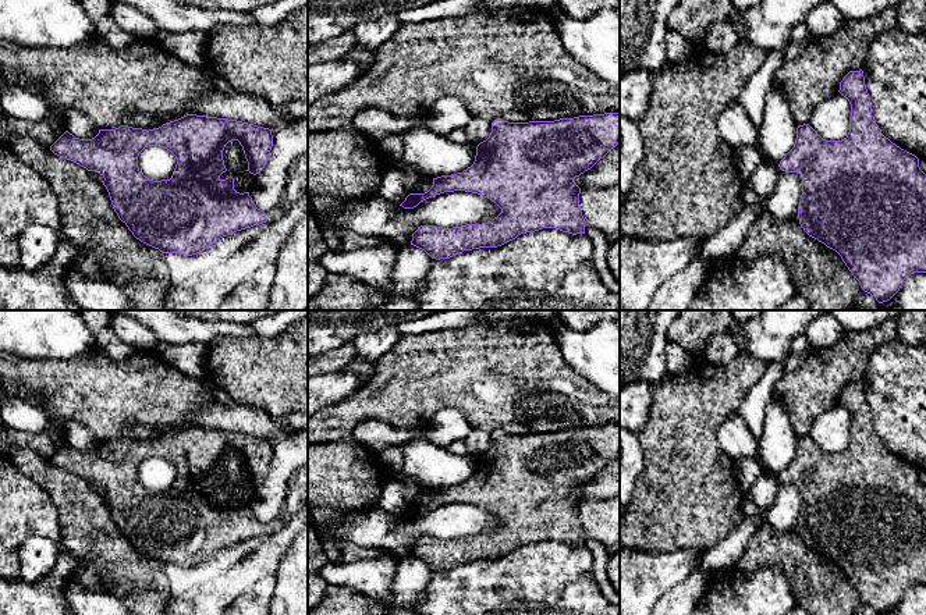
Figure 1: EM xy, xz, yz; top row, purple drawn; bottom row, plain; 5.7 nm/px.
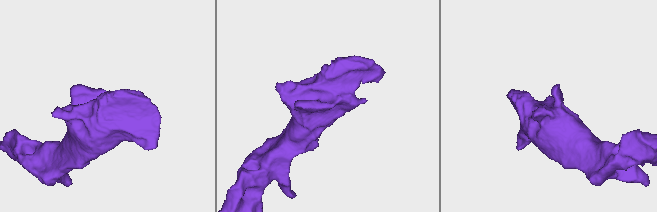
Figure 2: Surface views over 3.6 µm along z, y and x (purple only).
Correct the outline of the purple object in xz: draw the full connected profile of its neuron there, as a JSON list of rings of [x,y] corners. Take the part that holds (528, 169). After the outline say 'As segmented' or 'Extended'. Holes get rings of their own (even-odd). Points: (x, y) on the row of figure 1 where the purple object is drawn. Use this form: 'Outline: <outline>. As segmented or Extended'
Outline: [[[620,113],[579,115],[554,121],[508,122],[496,120],[492,122],[489,138],[476,146],[475,161],[471,167],[462,173],[433,178],[433,185],[427,192],[409,193],[400,206],[414,209],[432,196],[444,192],[465,191],[490,199],[501,209],[501,213],[492,221],[482,224],[466,224],[453,228],[421,225],[412,234],[411,245],[425,250],[432,259],[440,260],[450,259],[464,250],[497,248],[521,234],[535,232],[542,228],[556,228],[572,235],[585,234],[586,221],[579,207],[581,188],[574,179],[590,170],[617,145],[620,145]]]. As segmented

